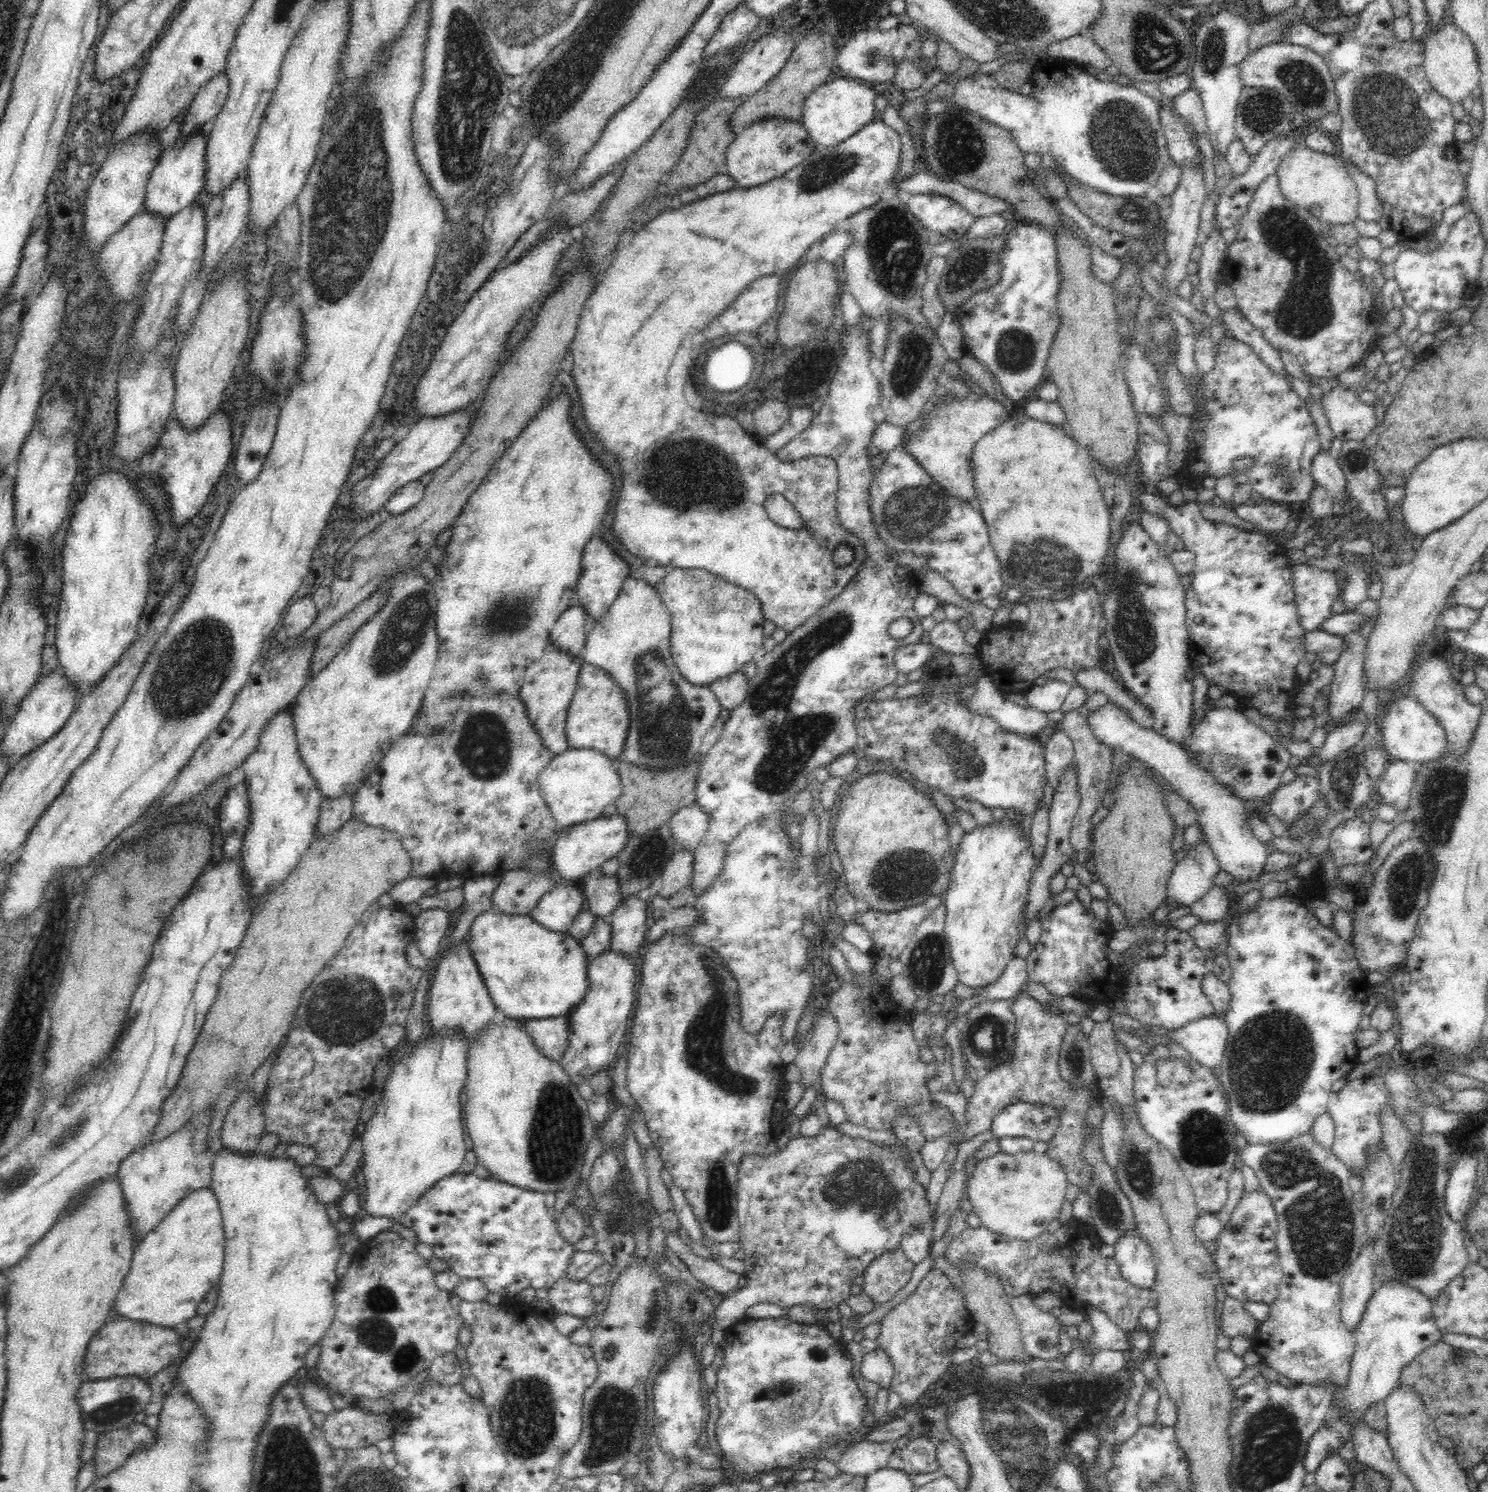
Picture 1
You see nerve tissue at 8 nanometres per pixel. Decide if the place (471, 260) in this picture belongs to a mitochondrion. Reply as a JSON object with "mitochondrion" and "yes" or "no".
{"mitochondrion":"no"}

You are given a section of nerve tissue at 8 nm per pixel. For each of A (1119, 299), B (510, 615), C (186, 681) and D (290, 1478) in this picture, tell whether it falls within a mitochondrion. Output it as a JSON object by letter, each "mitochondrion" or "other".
{"A":"other","B":"mitochondrion","C":"mitochondrion","D":"mitochondrion"}

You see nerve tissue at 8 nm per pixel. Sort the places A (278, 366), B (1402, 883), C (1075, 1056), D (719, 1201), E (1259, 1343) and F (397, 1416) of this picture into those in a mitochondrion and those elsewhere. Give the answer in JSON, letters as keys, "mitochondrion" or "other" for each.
{"A":"mitochondrion","B":"mitochondrion","C":"mitochondrion","D":"mitochondrion","E":"other","F":"other"}

